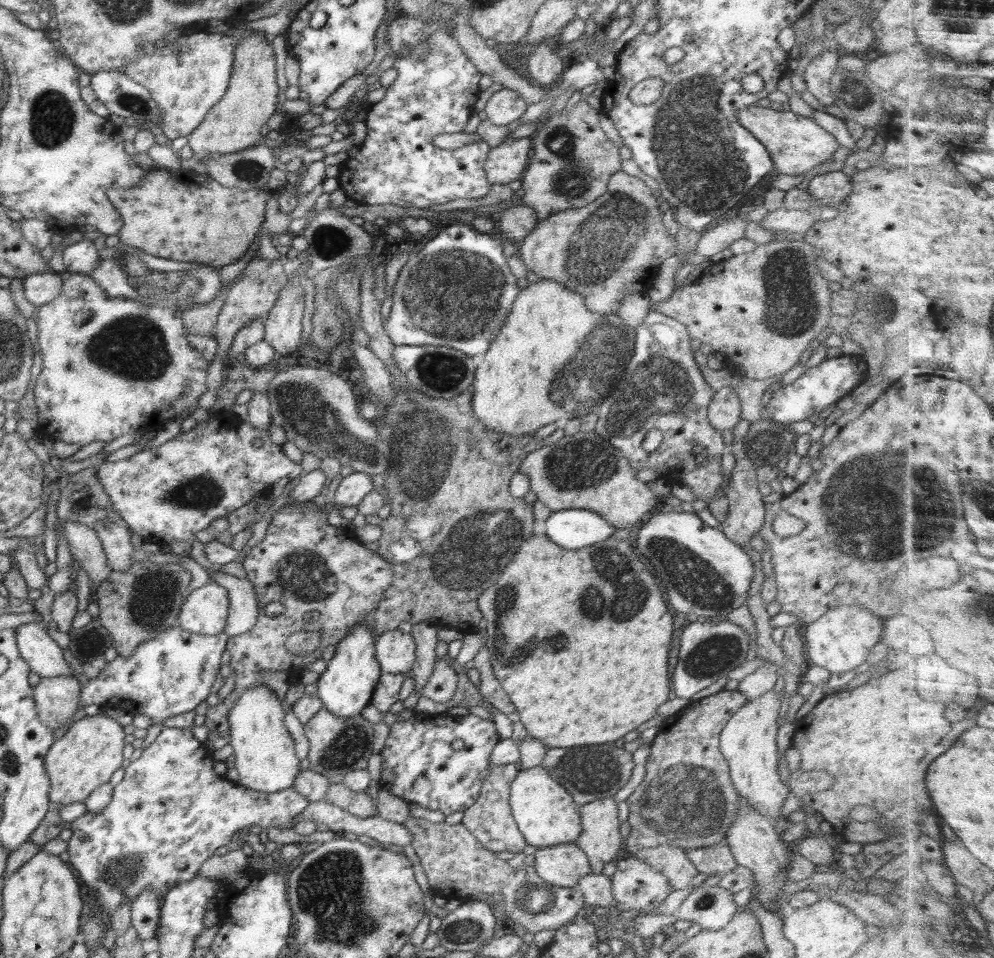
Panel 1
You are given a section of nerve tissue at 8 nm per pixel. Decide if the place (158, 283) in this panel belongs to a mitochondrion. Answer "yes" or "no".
yes

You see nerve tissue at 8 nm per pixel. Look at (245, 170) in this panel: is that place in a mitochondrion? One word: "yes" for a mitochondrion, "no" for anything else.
yes

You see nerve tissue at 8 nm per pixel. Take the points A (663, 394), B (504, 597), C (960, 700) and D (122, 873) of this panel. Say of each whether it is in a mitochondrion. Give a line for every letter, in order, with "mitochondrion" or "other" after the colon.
A: mitochondrion
B: mitochondrion
C: other
D: mitochondrion

